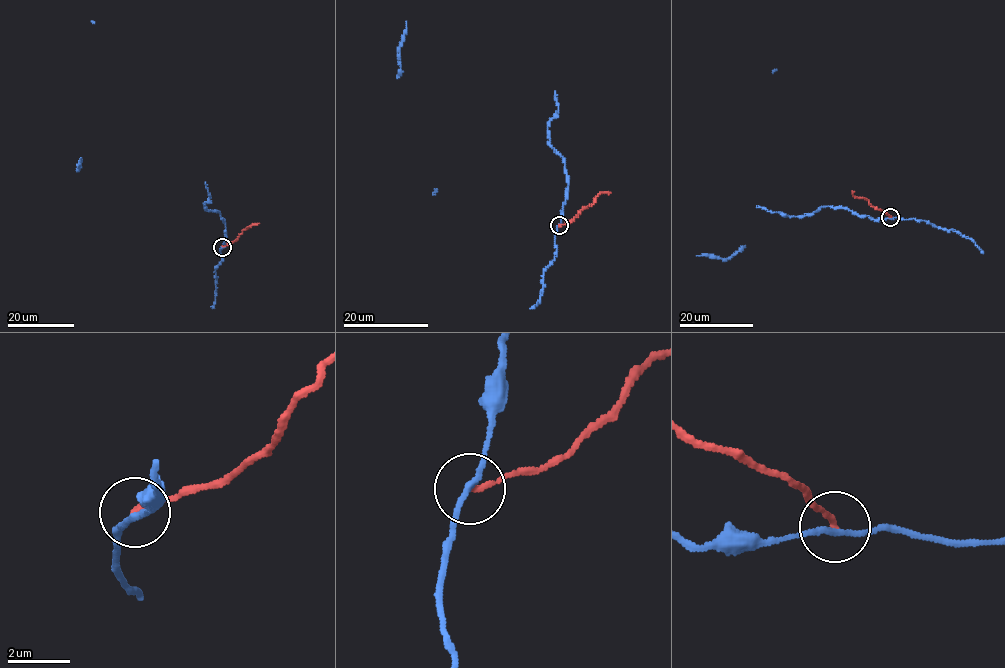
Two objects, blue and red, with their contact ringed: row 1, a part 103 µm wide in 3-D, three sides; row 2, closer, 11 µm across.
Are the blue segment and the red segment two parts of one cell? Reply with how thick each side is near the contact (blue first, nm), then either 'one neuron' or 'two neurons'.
170/170 nm | two neurons

